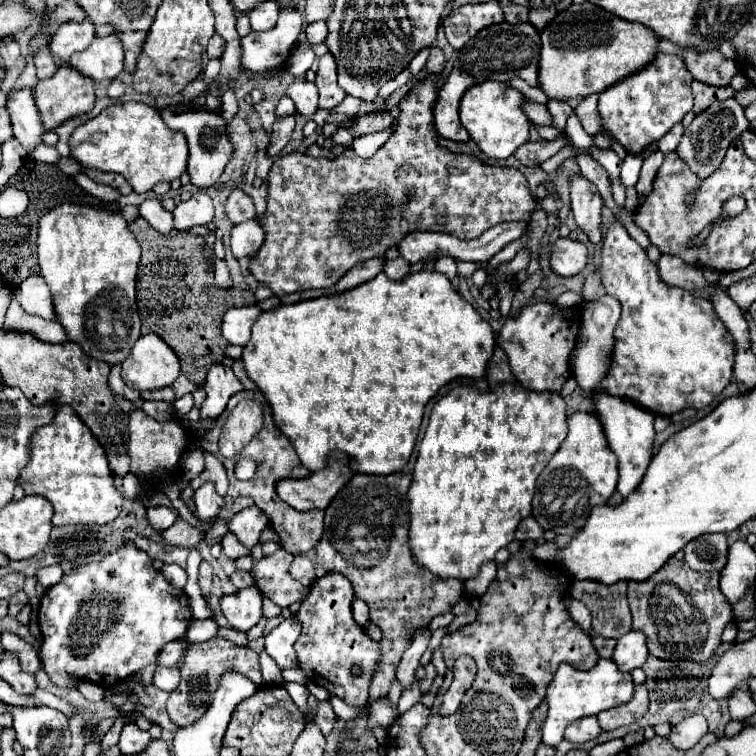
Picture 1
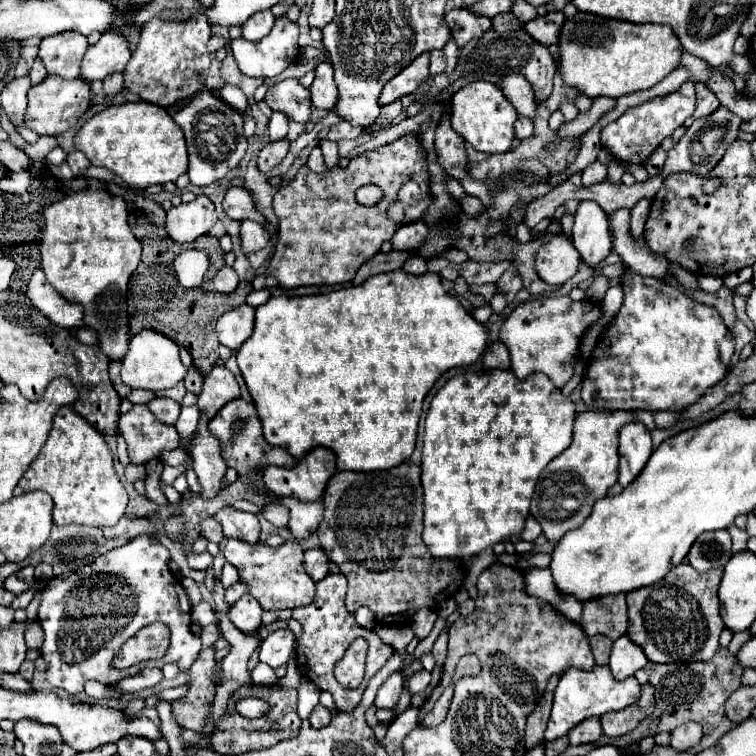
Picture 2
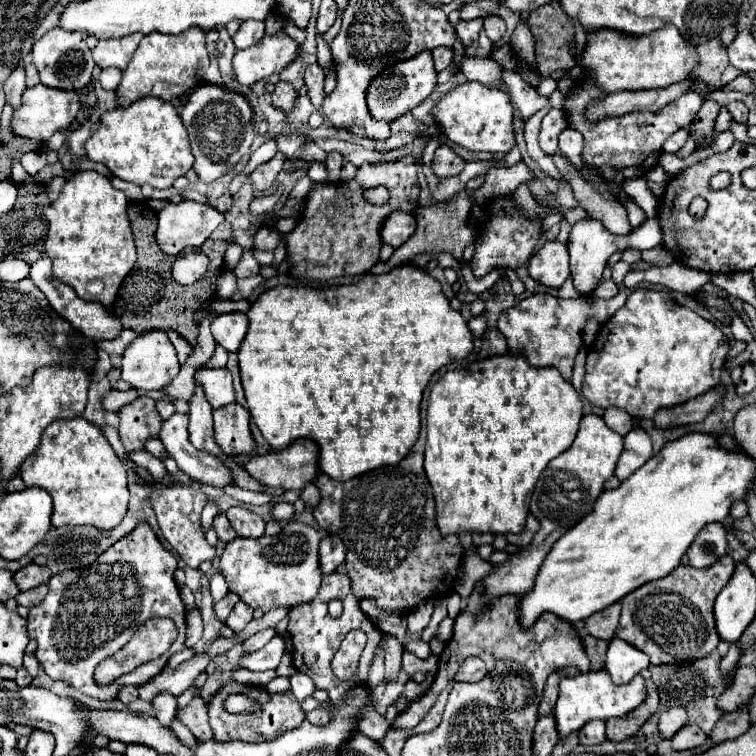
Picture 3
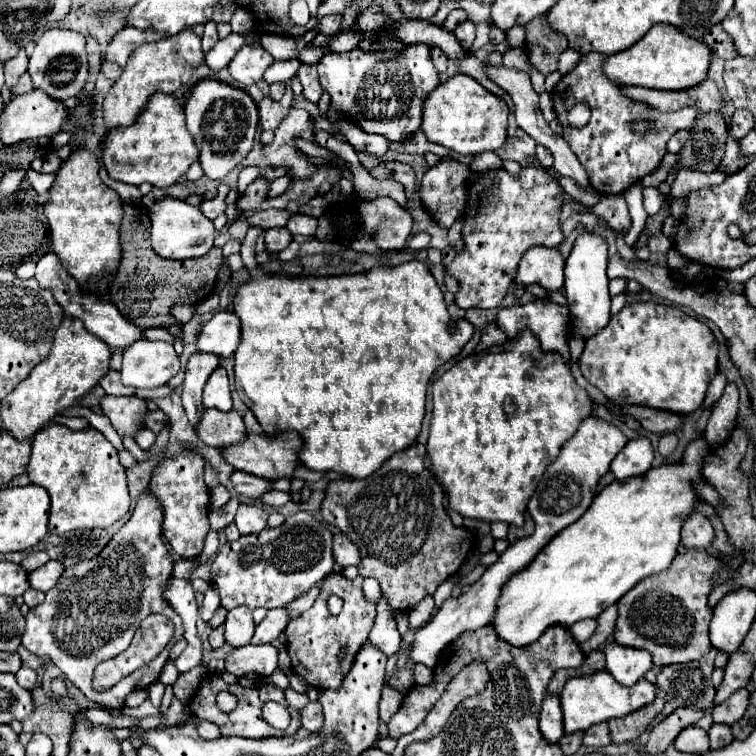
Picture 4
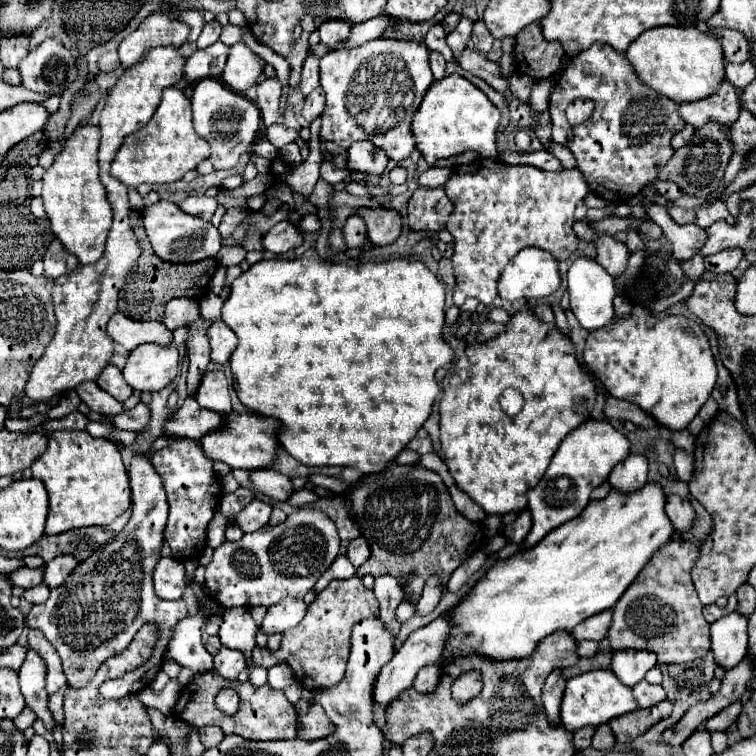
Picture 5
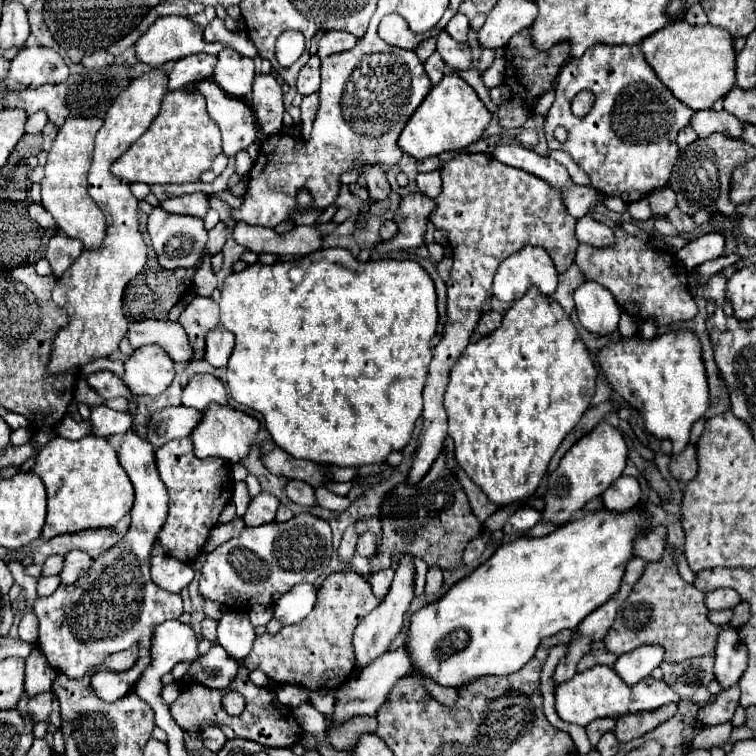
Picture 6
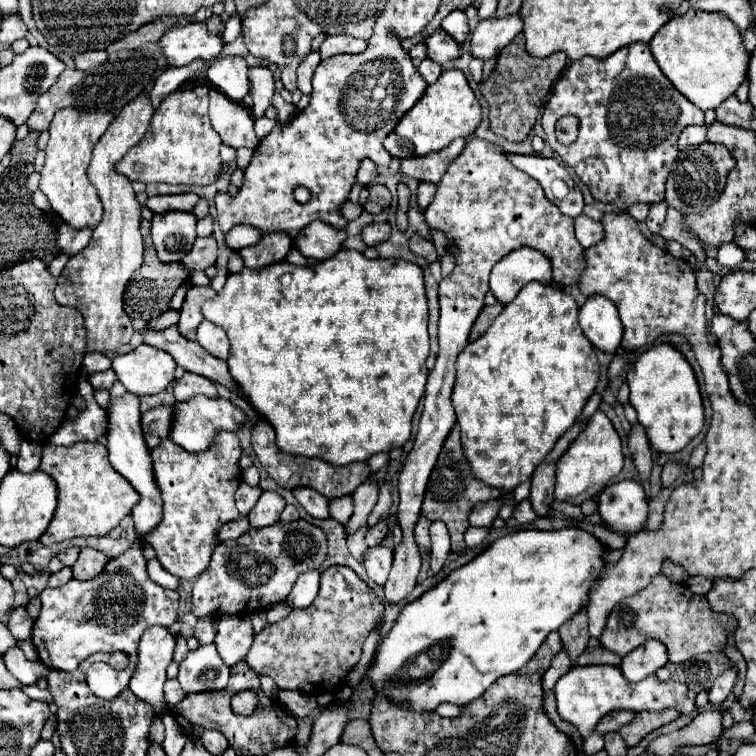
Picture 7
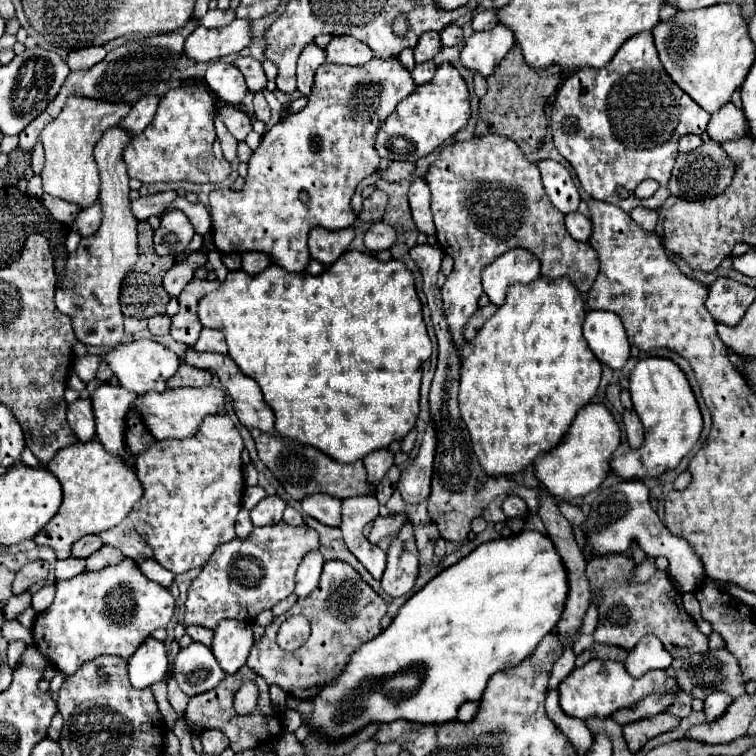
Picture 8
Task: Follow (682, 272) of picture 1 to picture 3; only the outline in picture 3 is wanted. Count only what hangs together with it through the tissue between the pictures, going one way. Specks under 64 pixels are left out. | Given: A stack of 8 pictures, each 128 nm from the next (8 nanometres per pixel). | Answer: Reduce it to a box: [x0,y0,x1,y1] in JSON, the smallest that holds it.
[554,152,632,234]

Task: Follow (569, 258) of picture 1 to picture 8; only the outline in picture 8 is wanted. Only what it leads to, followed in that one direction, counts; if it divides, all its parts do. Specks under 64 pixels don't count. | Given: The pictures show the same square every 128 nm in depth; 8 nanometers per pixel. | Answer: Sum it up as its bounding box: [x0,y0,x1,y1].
[482,250,540,306]

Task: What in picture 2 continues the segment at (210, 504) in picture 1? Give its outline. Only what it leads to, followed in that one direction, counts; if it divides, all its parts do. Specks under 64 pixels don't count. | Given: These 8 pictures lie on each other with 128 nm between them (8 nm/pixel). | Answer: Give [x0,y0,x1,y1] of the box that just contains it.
[190,414,228,498]

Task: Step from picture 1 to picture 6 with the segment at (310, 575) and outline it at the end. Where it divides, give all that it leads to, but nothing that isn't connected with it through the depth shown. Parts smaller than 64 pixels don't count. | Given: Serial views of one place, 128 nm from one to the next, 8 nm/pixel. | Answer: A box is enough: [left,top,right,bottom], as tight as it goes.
[356,532,376,556]

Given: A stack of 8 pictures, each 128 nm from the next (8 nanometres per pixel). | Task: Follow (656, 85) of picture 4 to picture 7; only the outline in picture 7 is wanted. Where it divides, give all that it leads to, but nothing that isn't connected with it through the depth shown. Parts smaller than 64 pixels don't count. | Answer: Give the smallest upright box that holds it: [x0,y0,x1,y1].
[650,8,750,112]

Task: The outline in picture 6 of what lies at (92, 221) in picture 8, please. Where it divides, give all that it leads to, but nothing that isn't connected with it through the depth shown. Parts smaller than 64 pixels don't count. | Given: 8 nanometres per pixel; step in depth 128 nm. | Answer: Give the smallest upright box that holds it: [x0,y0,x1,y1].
[46,230,84,272]

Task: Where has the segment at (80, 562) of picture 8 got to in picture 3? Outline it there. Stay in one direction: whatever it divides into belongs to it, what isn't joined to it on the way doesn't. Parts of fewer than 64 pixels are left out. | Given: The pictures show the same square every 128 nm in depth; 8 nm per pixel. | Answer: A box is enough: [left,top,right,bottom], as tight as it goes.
[16,584,48,608]

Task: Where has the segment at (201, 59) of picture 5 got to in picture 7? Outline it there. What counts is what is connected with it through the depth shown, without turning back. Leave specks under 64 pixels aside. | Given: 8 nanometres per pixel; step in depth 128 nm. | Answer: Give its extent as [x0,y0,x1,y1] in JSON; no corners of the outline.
[148,62,204,110]

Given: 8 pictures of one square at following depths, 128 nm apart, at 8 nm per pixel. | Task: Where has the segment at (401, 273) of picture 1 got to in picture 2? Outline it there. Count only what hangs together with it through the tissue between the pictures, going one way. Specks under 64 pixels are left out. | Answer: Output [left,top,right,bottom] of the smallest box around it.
[404,256,428,274]

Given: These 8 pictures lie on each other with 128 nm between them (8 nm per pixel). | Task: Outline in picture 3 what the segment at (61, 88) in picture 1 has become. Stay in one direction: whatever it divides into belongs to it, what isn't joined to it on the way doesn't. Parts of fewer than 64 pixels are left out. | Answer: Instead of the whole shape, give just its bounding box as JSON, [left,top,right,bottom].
[12,86,80,140]

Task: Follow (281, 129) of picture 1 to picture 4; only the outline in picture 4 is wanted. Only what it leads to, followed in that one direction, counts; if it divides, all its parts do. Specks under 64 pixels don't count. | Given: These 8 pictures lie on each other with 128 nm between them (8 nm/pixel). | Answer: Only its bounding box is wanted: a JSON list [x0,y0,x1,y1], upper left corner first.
[236,178,268,214]

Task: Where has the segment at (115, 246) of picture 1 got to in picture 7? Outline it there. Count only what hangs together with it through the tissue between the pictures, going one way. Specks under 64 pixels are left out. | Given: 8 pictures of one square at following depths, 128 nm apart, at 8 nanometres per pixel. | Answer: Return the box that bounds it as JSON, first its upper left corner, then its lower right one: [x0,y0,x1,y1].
[40,108,112,228]

